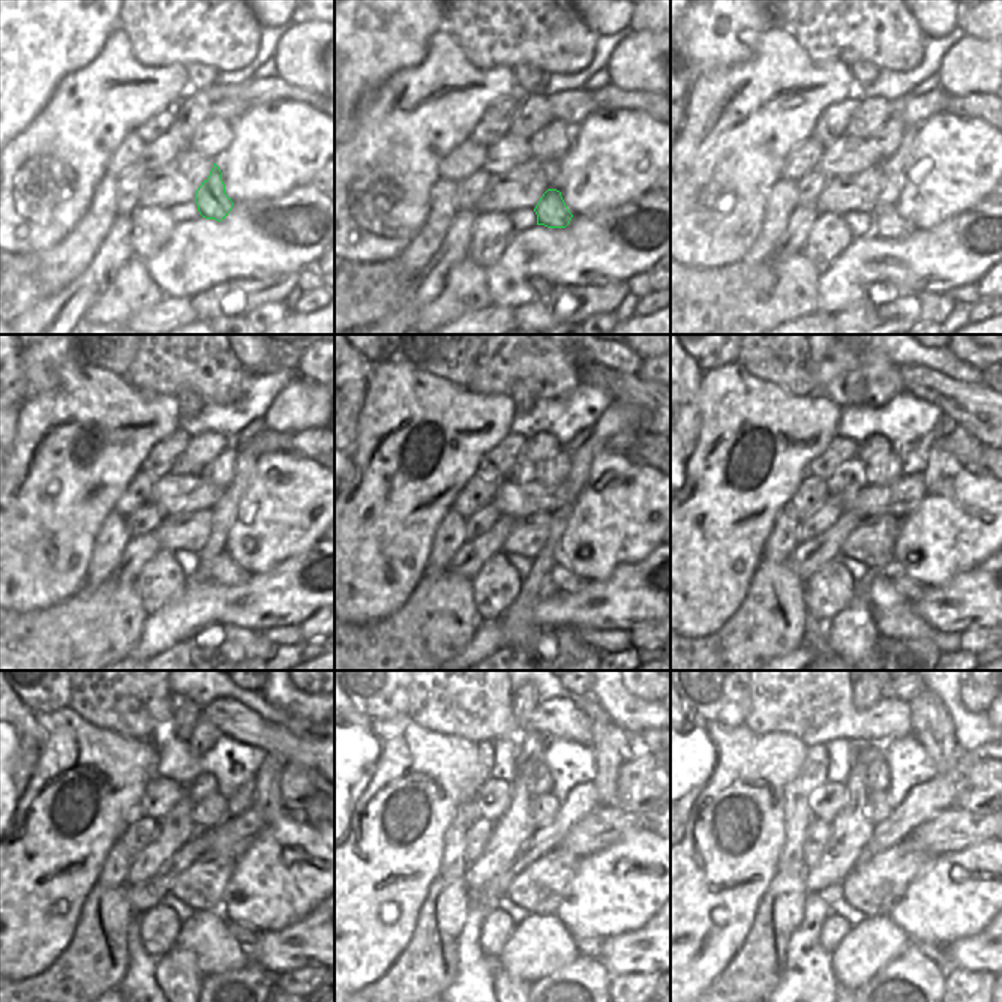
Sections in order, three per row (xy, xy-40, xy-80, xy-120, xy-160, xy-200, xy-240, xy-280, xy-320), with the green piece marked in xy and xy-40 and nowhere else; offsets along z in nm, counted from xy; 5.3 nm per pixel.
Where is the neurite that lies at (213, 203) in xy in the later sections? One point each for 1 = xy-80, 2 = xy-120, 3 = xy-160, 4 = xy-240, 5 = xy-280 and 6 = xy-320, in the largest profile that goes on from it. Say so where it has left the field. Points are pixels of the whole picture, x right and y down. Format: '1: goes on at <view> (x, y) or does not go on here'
1: goes on at xy-80 (887, 222)
2: goes on at xy-120 (225, 570)
3: goes on at xy-160 (561, 578)
4: goes on at xy-240 (246, 936)
5: goes on at xy-280 (591, 948)
6: goes on at xy-320 (936, 953)

